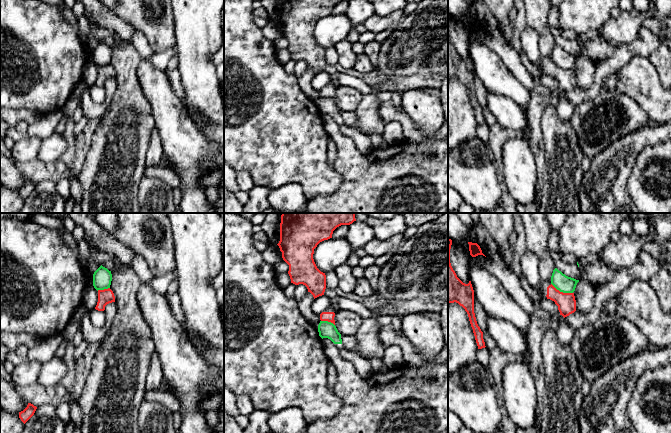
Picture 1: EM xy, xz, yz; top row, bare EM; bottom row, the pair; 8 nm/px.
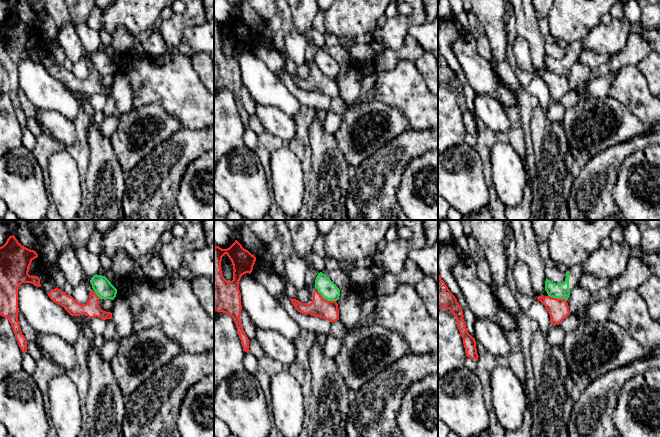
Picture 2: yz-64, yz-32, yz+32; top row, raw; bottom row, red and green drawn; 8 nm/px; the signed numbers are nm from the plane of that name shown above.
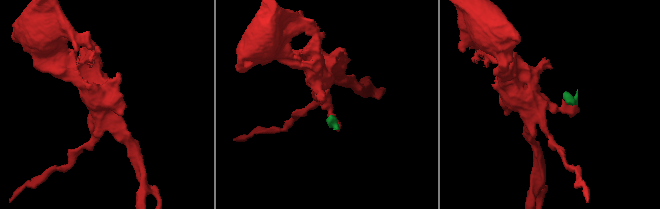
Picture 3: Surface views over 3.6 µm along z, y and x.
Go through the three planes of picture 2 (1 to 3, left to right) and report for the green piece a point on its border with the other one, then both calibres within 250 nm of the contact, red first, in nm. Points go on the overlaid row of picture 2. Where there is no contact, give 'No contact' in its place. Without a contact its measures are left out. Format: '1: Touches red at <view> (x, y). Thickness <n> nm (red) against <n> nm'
1: Touches red at yz-64 (96, 295). Thickness 120 nm (red) against 150 nm
2: Touches red at yz-32 (325, 299). Thickness 160 nm (red) against 140 nm
3: Touches red at yz+32 (556, 298). Thickness 170 nm (red) against 130 nm

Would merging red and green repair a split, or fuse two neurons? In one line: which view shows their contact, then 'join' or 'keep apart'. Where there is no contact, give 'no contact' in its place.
meets red in yz; keep apart

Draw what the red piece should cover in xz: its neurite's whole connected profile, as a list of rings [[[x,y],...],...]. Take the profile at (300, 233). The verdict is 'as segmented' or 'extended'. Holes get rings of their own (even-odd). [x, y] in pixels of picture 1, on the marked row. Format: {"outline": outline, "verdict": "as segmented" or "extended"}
{"outline": [[[282,213],[280,223],[280,241],[277,244],[282,252],[283,260],[289,265],[288,274],[291,283],[303,284],[314,299],[324,295],[326,275],[321,272],[313,259],[317,245],[332,238],[333,231],[341,225],[350,225],[355,219],[355,213]]], "verdict": "as segmented"}

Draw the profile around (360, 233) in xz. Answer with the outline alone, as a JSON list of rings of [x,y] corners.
[[[354,221],[349,225],[346,236],[348,243],[352,247],[352,251],[356,251],[375,238],[374,230],[365,221]]]

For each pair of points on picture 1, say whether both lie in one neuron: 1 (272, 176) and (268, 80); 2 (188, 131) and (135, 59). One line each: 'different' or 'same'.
1: same
2: different

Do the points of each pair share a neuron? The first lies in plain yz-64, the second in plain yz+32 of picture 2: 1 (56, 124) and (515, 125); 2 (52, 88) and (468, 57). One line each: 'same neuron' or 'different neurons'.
1: different neurons
2: same neuron

